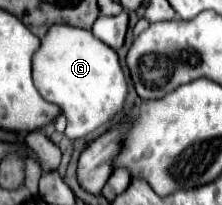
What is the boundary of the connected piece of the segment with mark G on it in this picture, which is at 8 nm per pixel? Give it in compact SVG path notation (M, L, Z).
M65 25L49 27L33 55L33 79L41 95L63 109L69 119L65 129L69 139L85 137L107 123L119 109L123 109L127 97L127 81L117 53L101 43L89 29Z

